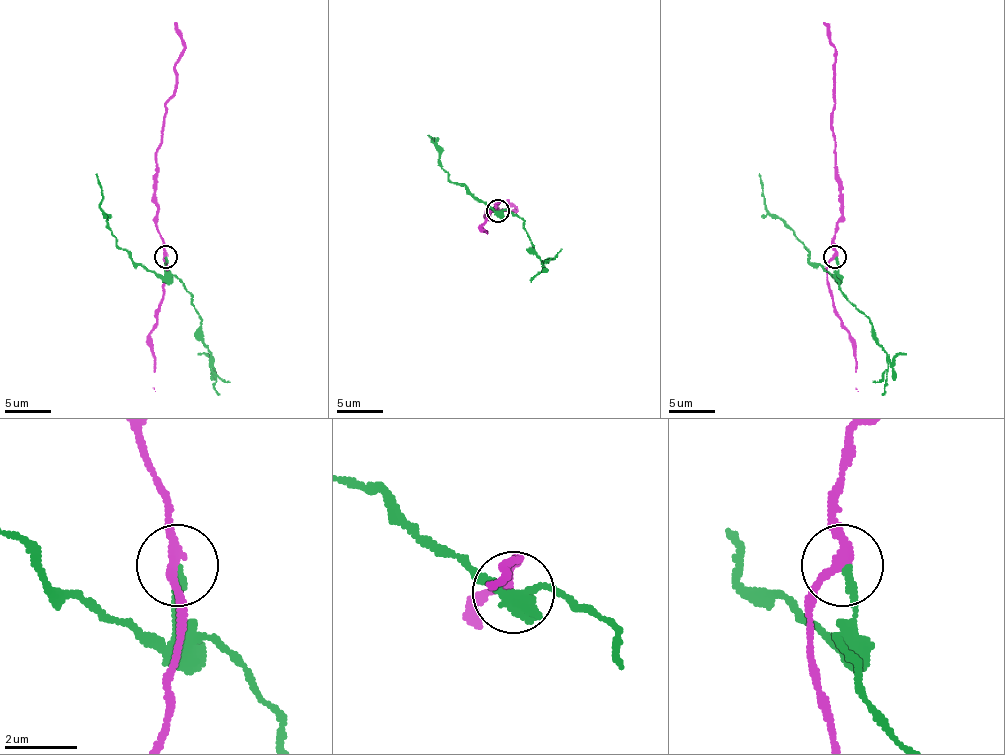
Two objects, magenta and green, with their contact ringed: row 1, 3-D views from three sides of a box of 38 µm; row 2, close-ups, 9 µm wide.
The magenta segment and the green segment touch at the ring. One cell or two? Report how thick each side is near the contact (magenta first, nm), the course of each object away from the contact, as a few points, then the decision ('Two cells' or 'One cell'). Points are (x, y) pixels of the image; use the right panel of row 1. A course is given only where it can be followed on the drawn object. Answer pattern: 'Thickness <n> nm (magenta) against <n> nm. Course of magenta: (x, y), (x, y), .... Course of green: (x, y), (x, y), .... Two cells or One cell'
Thickness 240 nm (magenta) against 200 nm. Course of magenta: (834, 256), (841, 180), (834, 155), (832, 114), (834, 47), (823, 22). Course of green: (837, 256), (834, 275), (809, 261), (802, 242), (765, 208), (758, 173). Two cells

